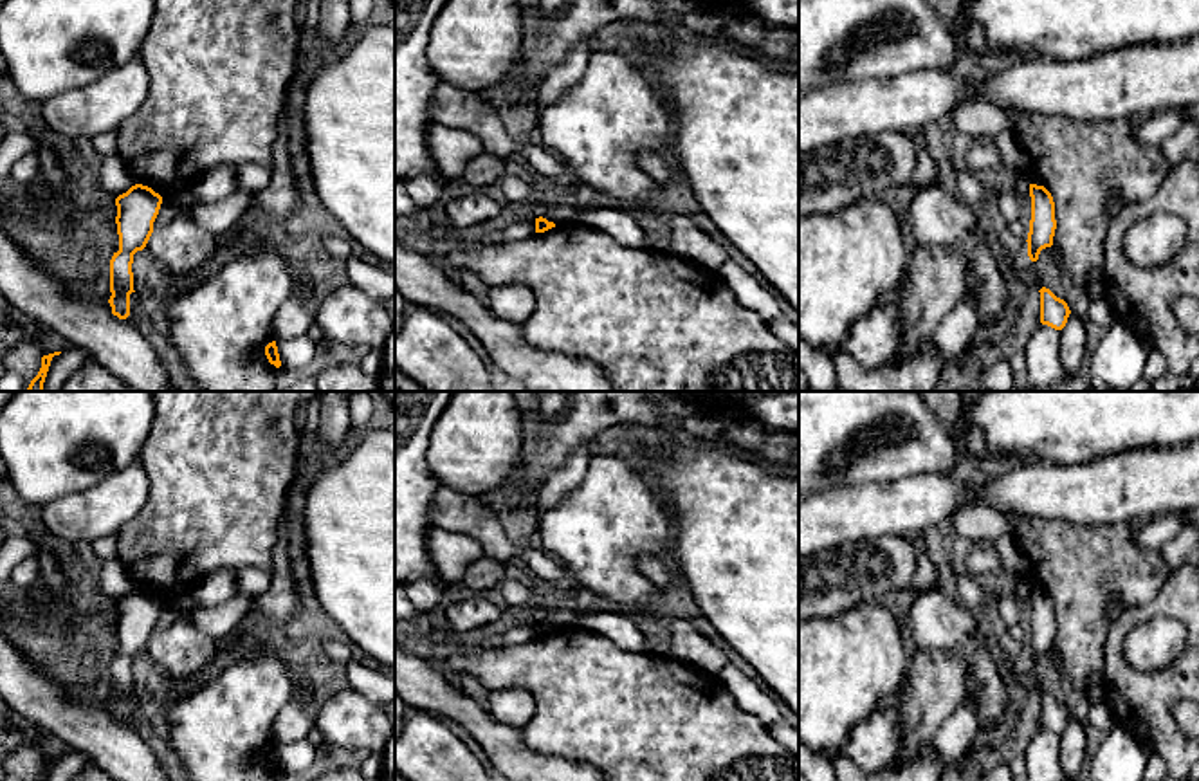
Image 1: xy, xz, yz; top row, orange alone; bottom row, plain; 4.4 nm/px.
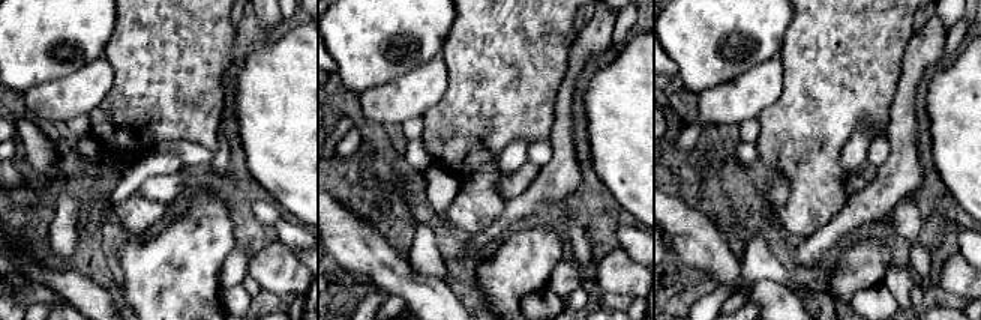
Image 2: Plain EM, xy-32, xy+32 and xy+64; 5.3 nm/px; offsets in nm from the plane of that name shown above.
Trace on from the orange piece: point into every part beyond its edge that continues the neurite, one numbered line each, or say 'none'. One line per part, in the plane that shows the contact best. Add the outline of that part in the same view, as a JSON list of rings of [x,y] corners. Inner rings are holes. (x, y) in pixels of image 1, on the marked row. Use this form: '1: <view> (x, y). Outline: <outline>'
none

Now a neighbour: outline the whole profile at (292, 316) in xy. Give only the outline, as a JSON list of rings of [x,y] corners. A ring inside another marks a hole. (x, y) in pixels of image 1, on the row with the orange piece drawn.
[[[296,289],[278,308],[272,321],[274,341],[287,341],[307,334],[312,323],[308,299],[301,289]]]

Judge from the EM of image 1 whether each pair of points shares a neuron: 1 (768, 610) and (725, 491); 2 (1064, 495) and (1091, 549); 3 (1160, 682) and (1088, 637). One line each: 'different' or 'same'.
1: same
2: different
3: different

